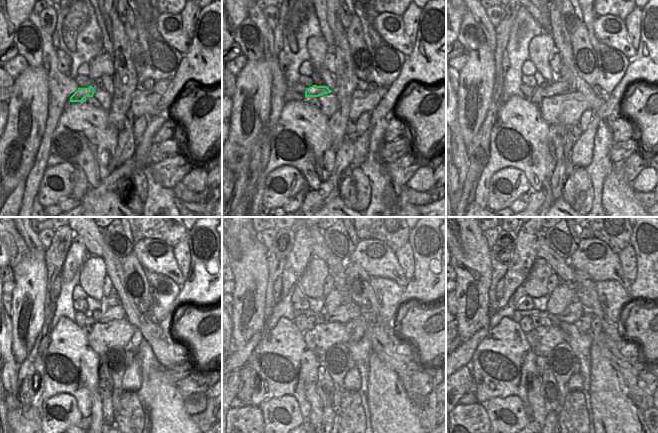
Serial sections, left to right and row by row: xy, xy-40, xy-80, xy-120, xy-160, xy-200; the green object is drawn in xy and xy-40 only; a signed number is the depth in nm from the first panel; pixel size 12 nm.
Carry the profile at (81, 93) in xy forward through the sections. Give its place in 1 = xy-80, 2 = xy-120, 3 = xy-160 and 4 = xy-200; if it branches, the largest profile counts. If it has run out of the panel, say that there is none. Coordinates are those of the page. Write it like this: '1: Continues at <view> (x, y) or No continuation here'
1: Continues at xy-80 (557, 87)
2: Continues at xy-120 (117, 312)
3: Continues at xy-160 (349, 310)
4: Continues at xy-200 (572, 314).

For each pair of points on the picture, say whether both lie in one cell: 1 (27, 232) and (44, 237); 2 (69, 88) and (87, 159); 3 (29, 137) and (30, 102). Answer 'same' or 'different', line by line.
1: different
2: different
3: same

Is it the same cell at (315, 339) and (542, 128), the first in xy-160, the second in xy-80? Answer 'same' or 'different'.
different

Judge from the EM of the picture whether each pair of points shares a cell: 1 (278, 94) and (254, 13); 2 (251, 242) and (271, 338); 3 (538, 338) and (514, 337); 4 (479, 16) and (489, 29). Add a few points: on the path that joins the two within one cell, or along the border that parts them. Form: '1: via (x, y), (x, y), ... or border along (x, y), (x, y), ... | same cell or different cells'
1: via (277, 74), (268, 50), (267, 33) | same cell
2: border along (265, 325), (261, 331) | different cells
3: border along (525, 334), (530, 348), (537, 355) | different cells
4: via (481, 19), (486, 26) | same cell

